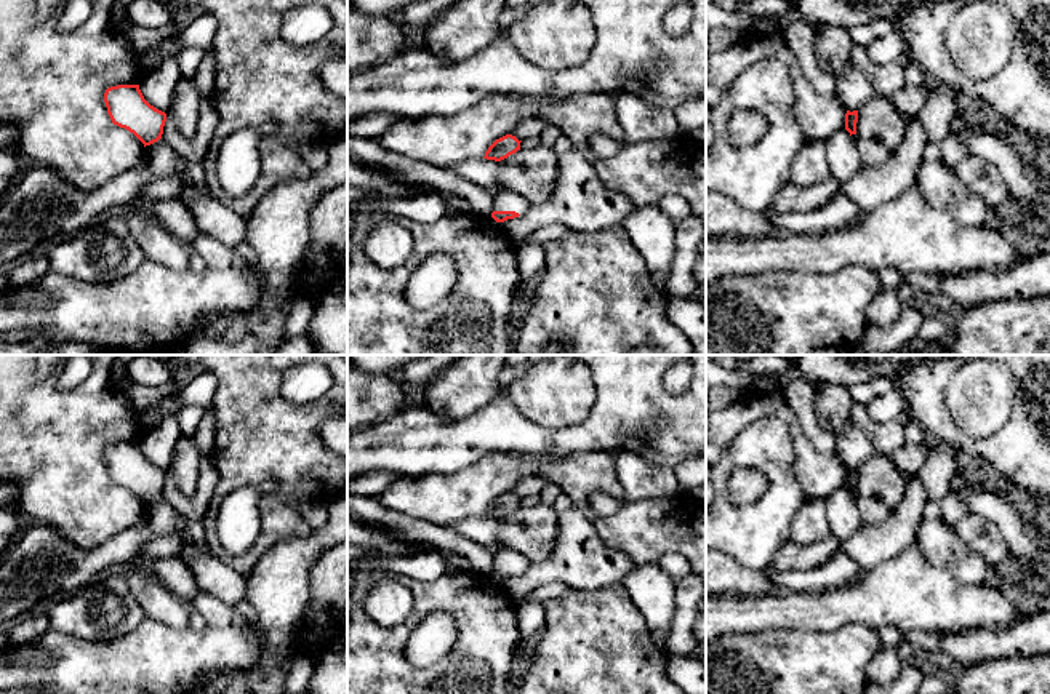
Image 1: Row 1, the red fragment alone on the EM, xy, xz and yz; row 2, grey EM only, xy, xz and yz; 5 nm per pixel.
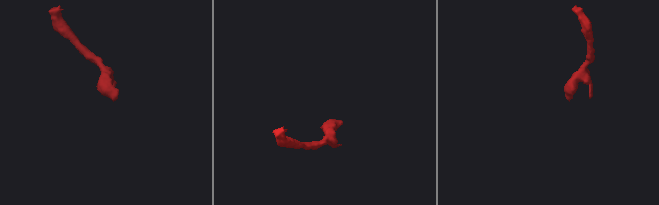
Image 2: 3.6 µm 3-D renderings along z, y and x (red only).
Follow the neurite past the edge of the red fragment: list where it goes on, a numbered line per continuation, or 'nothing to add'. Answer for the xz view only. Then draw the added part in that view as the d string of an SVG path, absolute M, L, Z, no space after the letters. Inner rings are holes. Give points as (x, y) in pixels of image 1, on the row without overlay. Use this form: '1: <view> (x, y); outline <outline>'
1: xz (504, 558); outline M506 547L493 555L493 569L515 569L522 574L530 564L528 558Z

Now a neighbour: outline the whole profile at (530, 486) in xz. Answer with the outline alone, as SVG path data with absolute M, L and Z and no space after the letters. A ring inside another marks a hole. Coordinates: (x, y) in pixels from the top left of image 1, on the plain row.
M533 475L517 483L511 493L515 494L519 499L538 496L547 483L547 478Z

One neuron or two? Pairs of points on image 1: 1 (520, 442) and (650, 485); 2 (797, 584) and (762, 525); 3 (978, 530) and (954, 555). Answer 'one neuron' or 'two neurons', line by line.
1: two neurons
2: two neurons
3: two neurons

